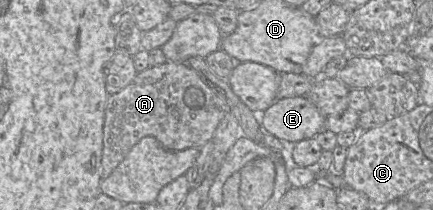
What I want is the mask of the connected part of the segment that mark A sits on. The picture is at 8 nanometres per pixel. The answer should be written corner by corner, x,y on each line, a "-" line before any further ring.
166,61
162,65
148,67
143,72
137,73
128,86
108,97
103,125
102,180
106,179
131,148
146,136
153,136
163,147
171,151
202,147
213,137
227,112
229,108
226,102
187,63

